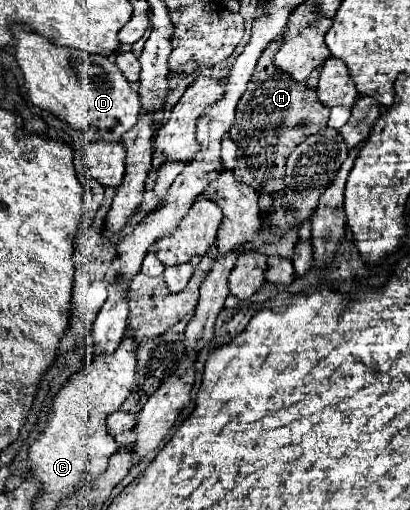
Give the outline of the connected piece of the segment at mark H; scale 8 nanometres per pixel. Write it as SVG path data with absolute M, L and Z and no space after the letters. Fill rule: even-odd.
M278 40L270 42L270 46L266 46L262 56L258 58L256 70L248 82L248 90L242 94L236 106L236 118L232 122L232 128L228 130L230 138L238 148L234 168L236 178L242 184L252 186L258 194L268 196L282 192L286 188L284 168L288 156L302 142L302 138L322 132L330 116L330 110L322 106L322 102L318 100L316 88L310 88L306 82L296 82L294 78L276 68L274 54L278 48ZM304 124L306 130L300 130L298 126Z

